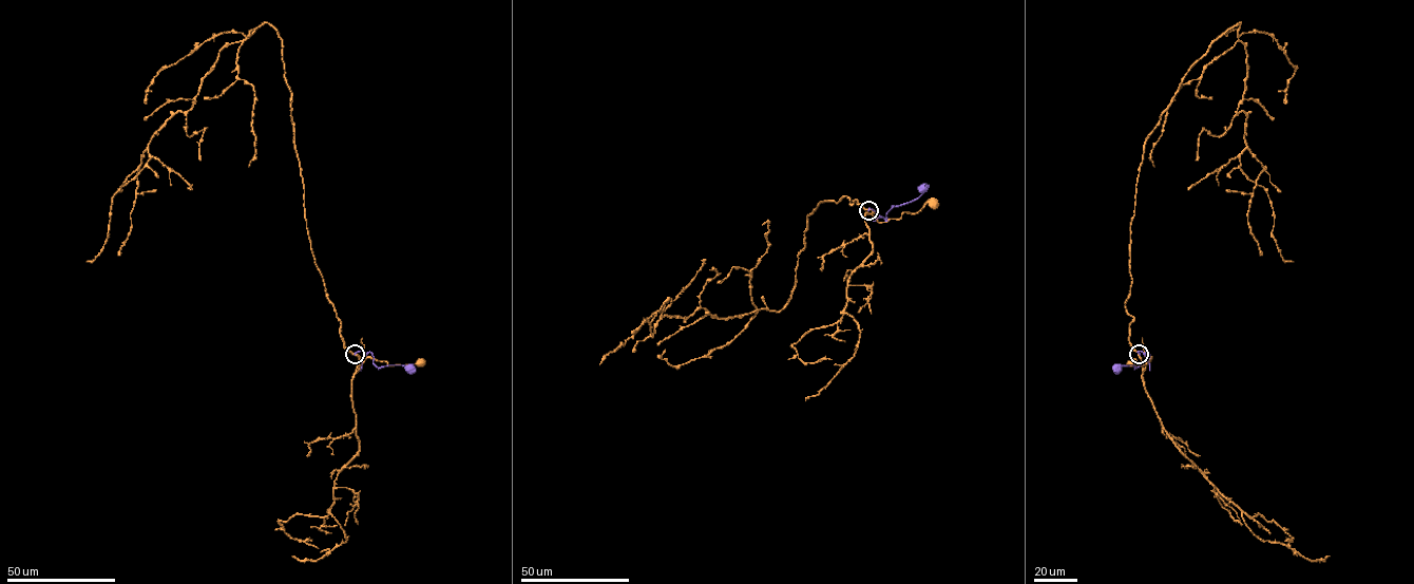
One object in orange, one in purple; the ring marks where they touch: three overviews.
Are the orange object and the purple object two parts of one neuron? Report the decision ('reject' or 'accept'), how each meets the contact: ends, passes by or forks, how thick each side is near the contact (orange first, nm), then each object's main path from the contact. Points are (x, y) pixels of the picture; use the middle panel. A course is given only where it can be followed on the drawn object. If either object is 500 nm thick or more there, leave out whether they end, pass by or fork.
reject | orange passes by | purple ends | 380/320 nm | orange via (868, 210), (878, 222), (886, 222), (899, 219), (903, 212), (917, 213), (928, 202), (933, 204) | purple via (868, 210), (874, 210), (886, 221), (886, 213), (892, 208), (916, 200), (923, 189)

